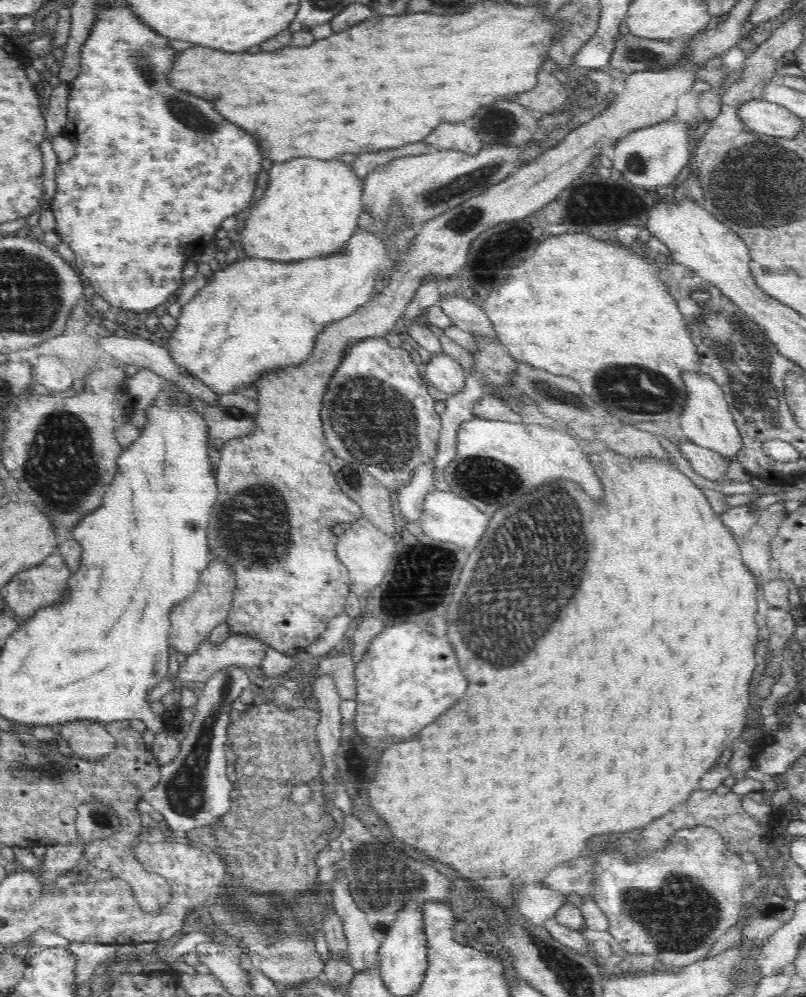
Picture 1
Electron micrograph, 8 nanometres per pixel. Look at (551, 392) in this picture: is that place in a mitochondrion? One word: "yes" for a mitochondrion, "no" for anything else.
yes

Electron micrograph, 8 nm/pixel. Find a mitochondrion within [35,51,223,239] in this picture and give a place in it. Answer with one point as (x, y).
(189, 115)

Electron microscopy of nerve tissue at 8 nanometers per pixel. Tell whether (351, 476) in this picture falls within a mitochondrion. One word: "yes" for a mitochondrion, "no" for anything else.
yes

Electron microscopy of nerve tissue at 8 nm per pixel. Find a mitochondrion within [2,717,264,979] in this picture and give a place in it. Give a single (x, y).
(53, 770)

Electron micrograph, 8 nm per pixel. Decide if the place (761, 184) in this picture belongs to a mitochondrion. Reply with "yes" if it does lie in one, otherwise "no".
yes

